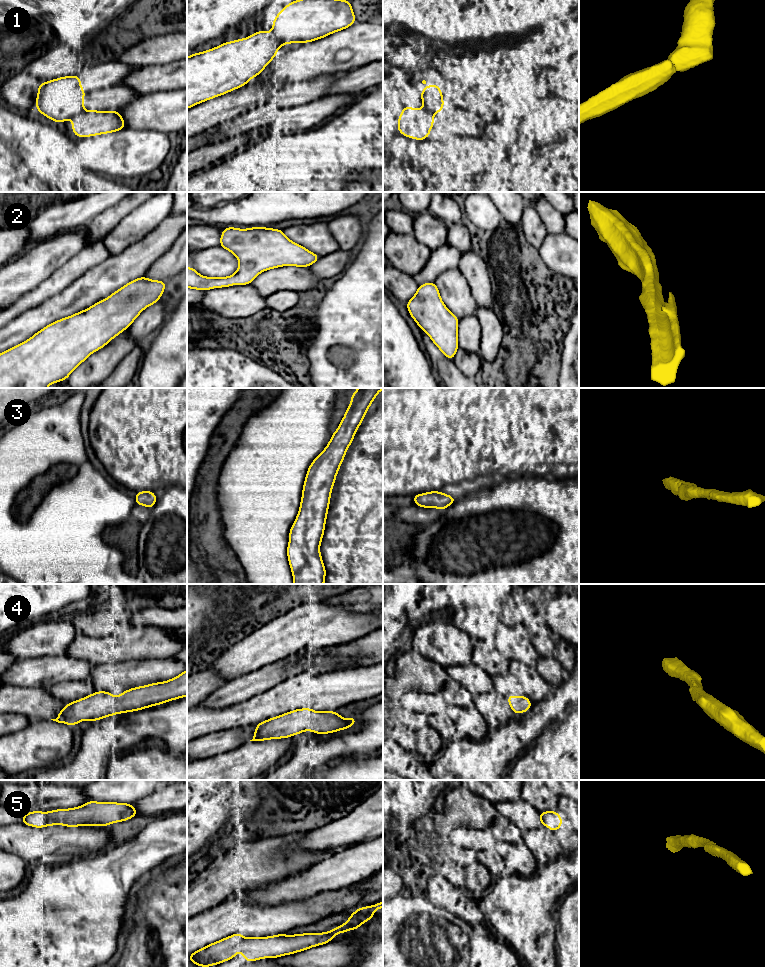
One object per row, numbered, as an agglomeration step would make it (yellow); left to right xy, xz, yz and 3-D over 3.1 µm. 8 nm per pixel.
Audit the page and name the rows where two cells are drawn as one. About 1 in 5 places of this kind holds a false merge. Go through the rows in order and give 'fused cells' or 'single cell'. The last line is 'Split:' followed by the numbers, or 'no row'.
1: single cell
2: single cell
3: single cell
4: single cell
5: single cell
Split: no row

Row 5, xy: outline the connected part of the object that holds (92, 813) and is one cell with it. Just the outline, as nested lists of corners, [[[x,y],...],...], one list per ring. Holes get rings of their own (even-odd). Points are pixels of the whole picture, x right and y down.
[[[88,801],[69,809],[24,813],[21,823],[35,828],[45,828],[47,825],[109,826],[135,816],[138,816],[137,810],[130,803]]]

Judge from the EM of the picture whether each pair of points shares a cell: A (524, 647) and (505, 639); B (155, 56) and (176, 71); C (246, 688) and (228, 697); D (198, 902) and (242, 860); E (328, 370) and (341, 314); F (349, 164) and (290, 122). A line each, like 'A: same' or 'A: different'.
A: same
B: different
C: same
D: same
E: same
F: different

